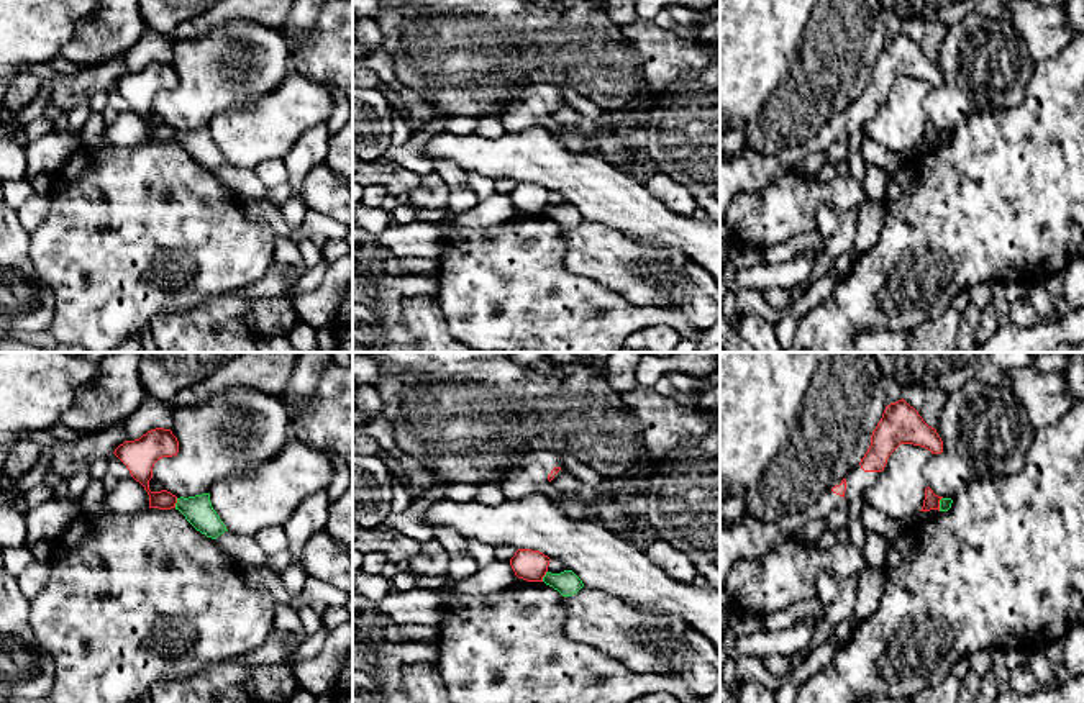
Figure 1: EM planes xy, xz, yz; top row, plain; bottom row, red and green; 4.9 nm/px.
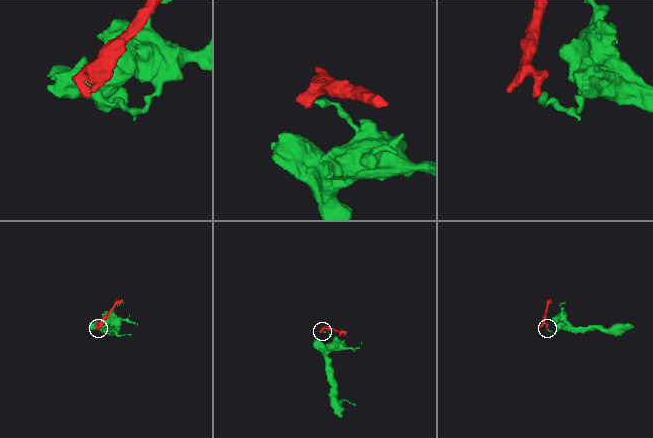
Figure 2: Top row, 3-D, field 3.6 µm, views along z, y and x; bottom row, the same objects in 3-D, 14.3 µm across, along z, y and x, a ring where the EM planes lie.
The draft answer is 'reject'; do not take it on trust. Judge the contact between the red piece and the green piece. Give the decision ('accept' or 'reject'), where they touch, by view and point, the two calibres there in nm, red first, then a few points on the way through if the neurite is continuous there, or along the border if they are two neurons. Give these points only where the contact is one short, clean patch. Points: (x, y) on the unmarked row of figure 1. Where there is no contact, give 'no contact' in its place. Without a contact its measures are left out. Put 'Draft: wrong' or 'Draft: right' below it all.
reject; meets red in xz at (545, 207); 160 nm thick on the red side, 120 nm on the other; border along xz (546, 204), (542, 213)
Draft: right

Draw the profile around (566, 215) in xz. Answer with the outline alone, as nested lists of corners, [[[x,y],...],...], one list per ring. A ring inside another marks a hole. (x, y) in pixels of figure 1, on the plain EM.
[[[572,203],[561,206],[546,205],[543,215],[558,223],[562,229],[572,229],[584,220],[582,213]]]

